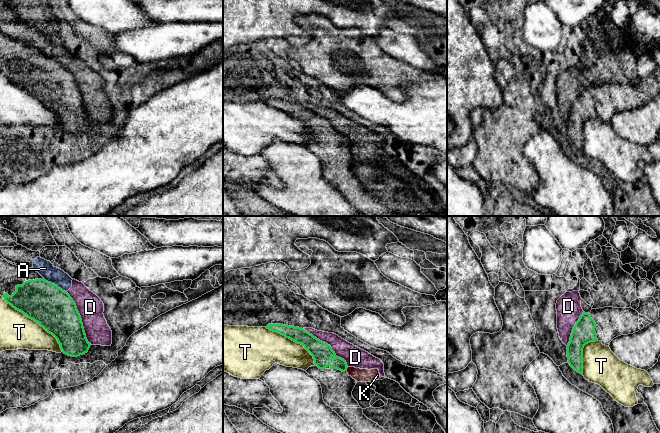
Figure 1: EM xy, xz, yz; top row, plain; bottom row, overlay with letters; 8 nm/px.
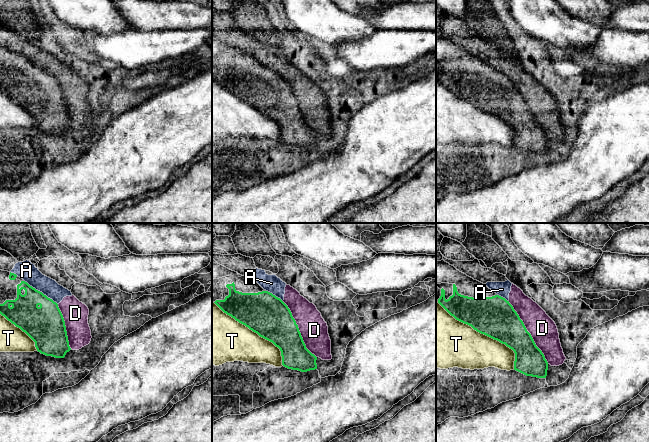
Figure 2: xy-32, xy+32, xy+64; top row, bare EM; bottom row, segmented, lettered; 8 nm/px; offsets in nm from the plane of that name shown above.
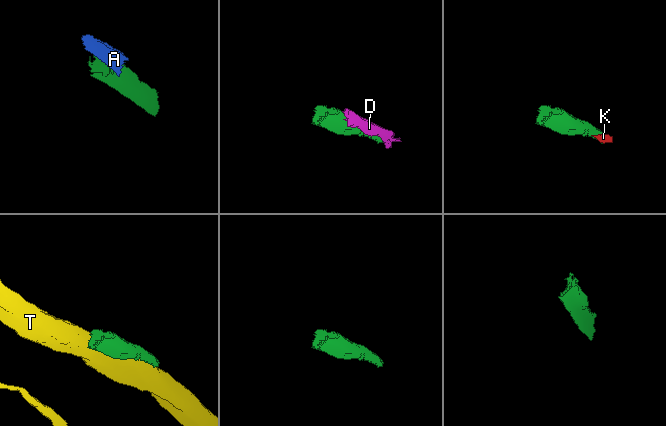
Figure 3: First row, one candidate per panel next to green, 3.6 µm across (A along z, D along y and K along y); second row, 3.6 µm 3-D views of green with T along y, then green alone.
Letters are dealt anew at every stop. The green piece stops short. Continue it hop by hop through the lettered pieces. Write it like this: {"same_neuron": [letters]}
{"same_neuron": []}

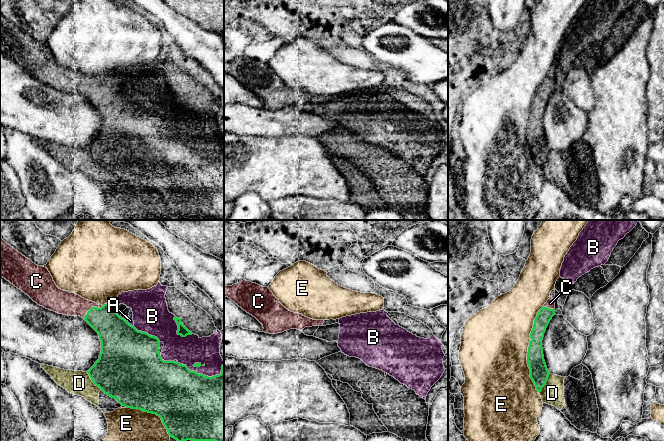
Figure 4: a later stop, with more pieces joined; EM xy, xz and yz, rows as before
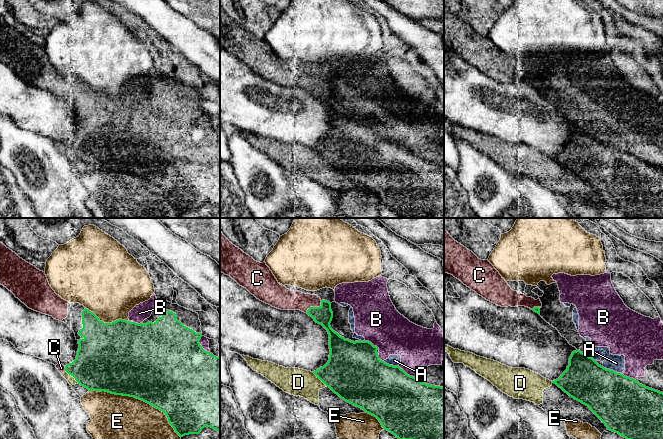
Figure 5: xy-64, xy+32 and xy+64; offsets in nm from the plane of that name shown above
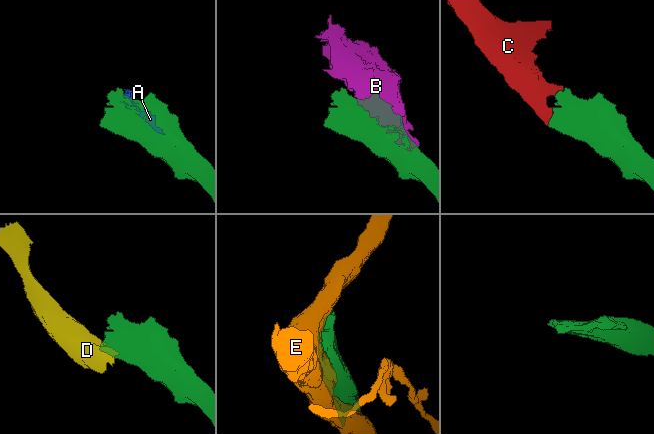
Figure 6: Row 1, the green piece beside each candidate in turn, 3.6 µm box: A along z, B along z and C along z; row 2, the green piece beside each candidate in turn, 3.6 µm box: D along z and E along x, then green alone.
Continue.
{"same_neuron": ["C"]}

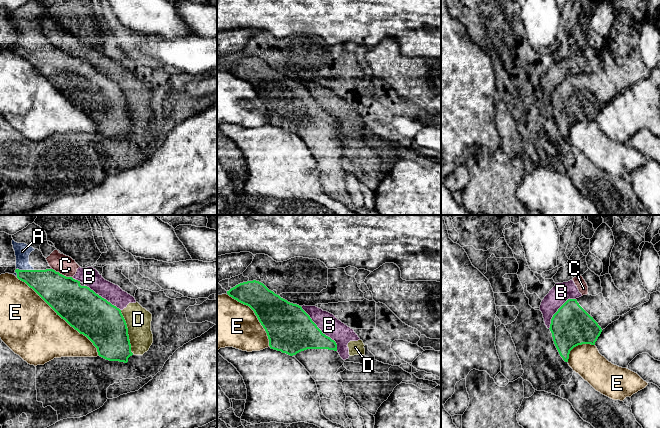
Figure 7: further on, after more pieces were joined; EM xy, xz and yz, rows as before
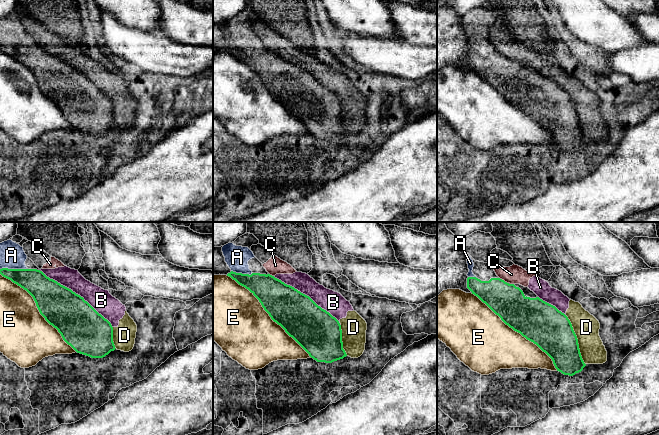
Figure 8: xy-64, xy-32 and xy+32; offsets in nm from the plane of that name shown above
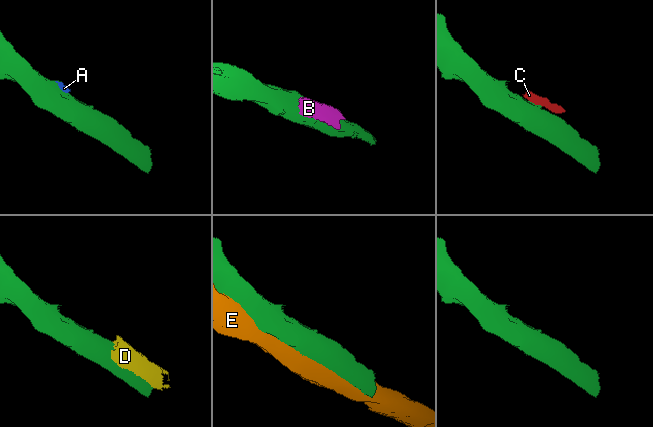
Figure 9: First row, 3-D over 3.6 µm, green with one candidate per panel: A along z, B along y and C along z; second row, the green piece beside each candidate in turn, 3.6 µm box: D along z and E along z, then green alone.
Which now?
{"same_neuron": ["A"]}

